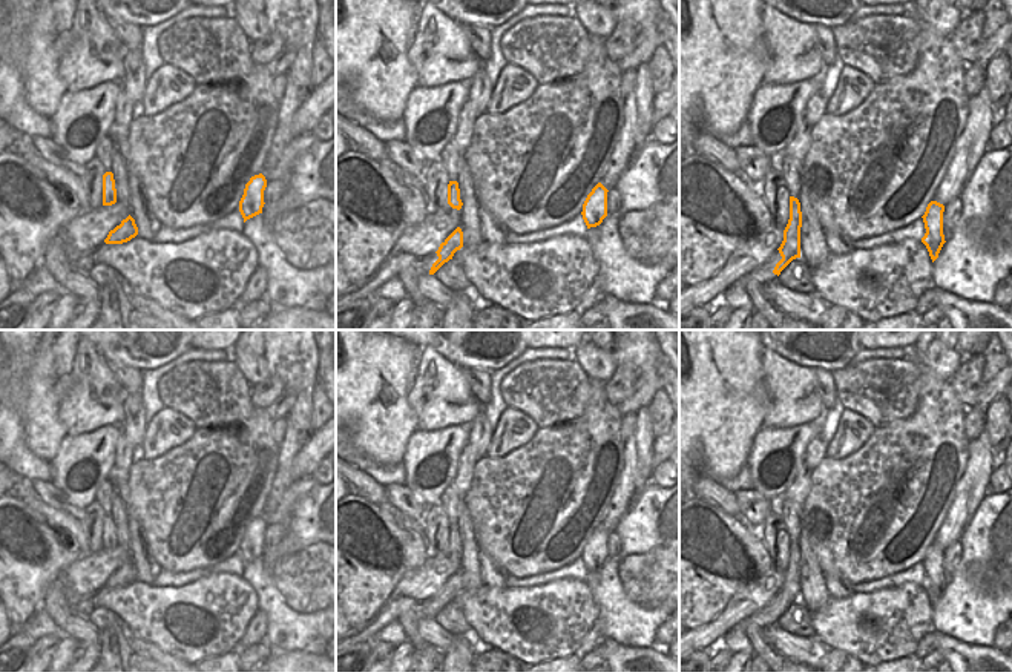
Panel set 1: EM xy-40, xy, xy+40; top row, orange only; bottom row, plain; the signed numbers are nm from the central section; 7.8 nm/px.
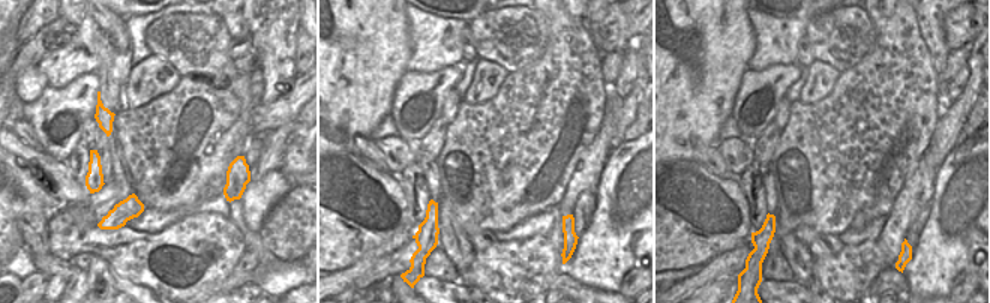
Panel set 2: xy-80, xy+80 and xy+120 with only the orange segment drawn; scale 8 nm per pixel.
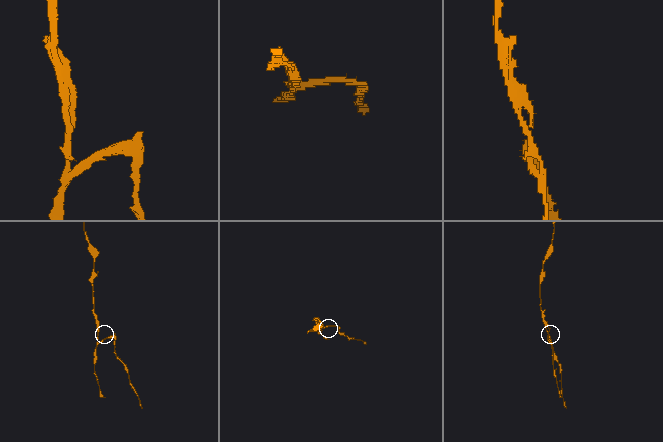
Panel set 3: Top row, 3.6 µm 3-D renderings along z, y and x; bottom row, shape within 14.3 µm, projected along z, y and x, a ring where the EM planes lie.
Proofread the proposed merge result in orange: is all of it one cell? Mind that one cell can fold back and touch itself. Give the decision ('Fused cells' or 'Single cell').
Fused cells.

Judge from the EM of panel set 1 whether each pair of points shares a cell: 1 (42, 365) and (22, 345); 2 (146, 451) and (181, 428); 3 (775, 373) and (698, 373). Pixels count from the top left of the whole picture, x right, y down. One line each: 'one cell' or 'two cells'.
1: two cells
2: one cell
3: two cells

